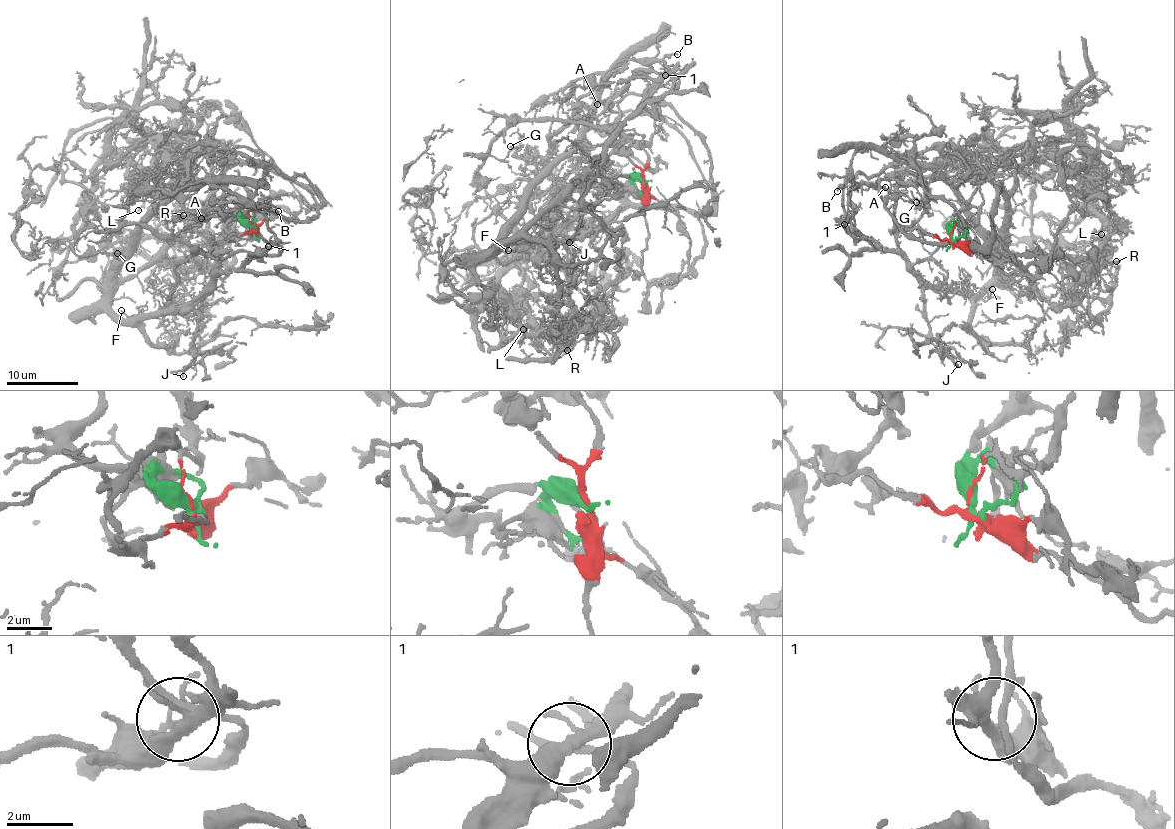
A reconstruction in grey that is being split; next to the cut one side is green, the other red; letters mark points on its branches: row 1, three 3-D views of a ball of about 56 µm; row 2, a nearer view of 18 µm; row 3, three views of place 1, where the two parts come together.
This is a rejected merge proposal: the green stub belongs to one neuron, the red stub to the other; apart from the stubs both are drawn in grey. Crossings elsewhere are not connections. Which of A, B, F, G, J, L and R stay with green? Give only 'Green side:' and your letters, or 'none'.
Green side: A, L, R

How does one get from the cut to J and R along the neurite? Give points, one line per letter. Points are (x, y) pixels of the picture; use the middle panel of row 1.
J: (645, 184), (645, 176), (629, 159), (620, 128), (613, 129), (585, 177), (584, 212), (569, 242)
R: (645, 184), (615, 177), (570, 193), (557, 289), (525, 307), (544, 334), (571, 336), (566, 350)

